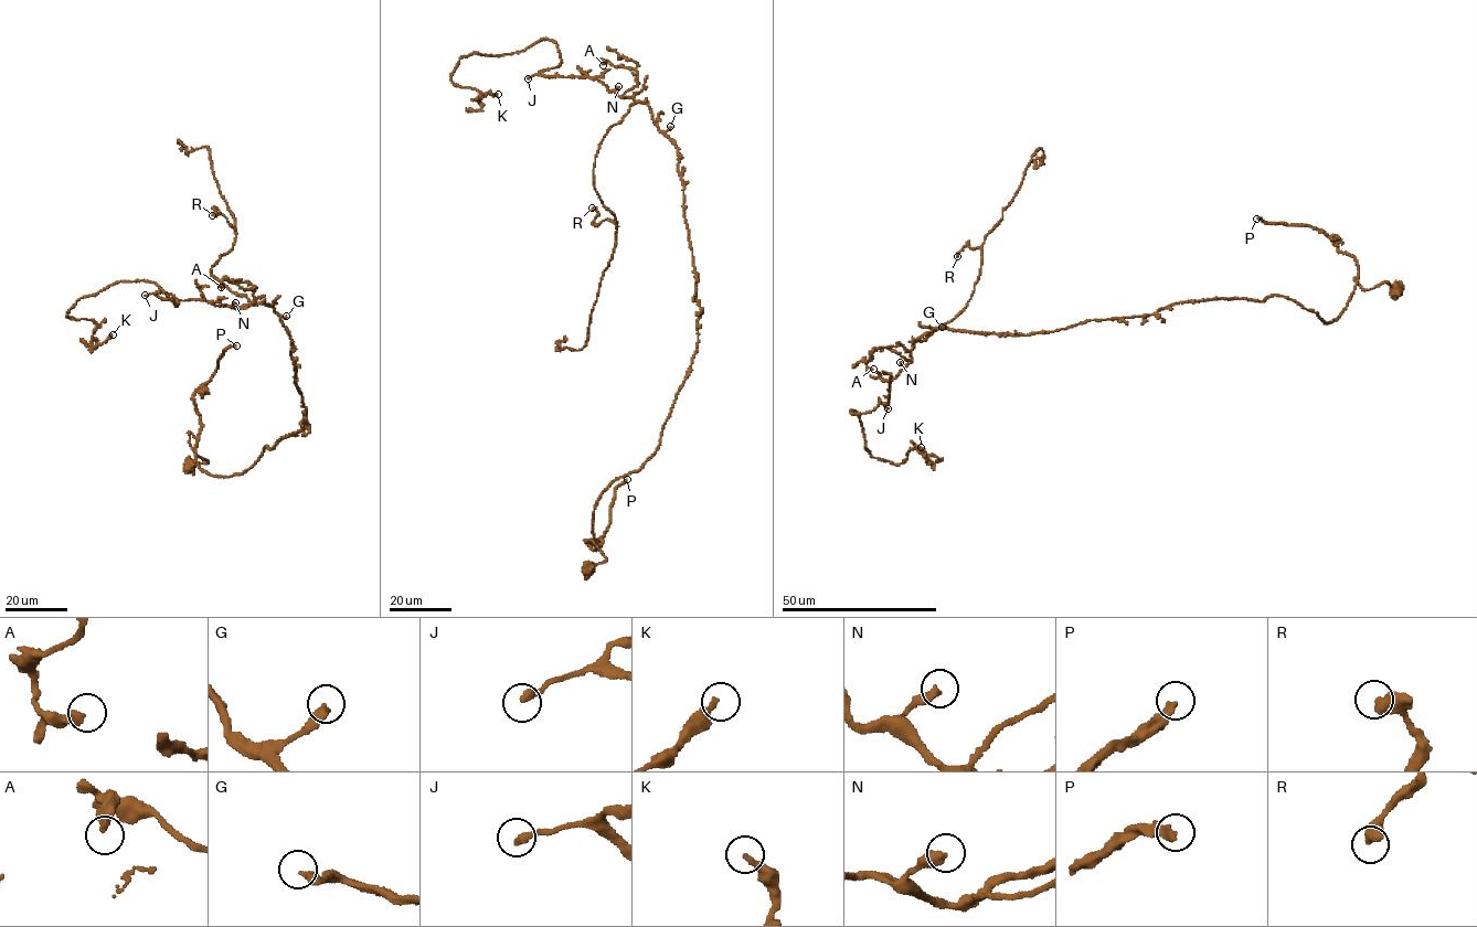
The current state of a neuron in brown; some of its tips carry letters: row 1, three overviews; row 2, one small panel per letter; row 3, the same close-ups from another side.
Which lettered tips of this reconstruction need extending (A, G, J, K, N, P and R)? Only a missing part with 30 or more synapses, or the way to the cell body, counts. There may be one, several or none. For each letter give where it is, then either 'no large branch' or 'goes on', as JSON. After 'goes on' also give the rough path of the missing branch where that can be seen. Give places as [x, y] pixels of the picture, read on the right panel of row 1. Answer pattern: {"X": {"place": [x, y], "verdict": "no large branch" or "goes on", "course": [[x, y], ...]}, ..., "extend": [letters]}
{"A": {"place": [873, 369], "verdict": "no large branch"}, "G": {"place": [942, 327], "verdict": "no large branch"}, "J": {"place": [888, 408], "verdict": "goes on", "course": [[888, 408], [910, 426], [912, 434]]}, "K": {"place": [921, 447], "verdict": "no large branch"}, "N": {"place": [900, 362], "verdict": "no large branch"}, "P": {"place": [1256, 219], "verdict": "goes on", "course": [[1256, 219], [1243, 220], [1244, 209], [1236, 192], [1235, 179]]}, "R": {"place": [957, 256], "verdict": "no large branch"}, "extend": ["J", "P"]}

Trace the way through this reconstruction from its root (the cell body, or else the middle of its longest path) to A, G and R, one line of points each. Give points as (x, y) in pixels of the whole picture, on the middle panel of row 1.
A: (590, 568), (597, 500), (656, 451), (701, 311), (678, 148), (624, 96), (637, 71), (603, 65)
G: (590, 568), (606, 560), (586, 542), (597, 500), (655, 453), (697, 342), (698, 274), (670, 126)
R: (590, 568), (597, 500), (656, 451), (701, 313), (678, 148), (645, 103), (595, 157), (617, 225), (592, 208)

